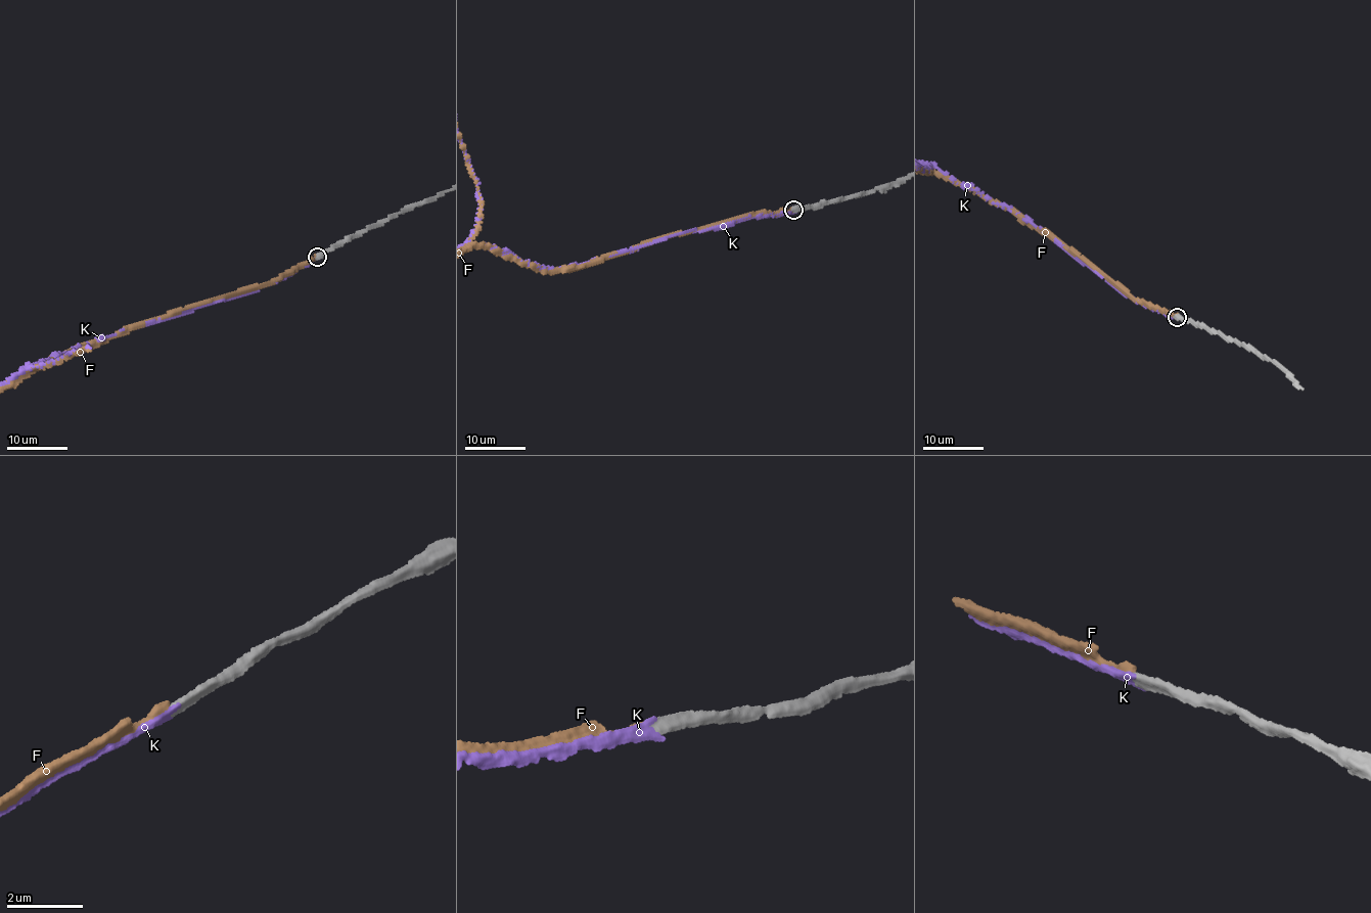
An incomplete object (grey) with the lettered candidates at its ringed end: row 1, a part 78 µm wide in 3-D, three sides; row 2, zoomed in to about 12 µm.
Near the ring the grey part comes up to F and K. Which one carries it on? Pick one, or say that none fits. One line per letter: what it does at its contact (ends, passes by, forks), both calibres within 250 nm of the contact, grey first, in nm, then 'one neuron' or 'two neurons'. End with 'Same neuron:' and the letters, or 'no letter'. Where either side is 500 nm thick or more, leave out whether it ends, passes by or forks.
F: it ends; calibres 280 and 220 nm; two neurons
K: it ends; calibres 280 and 240 nm; one neuron
Same neuron: K

